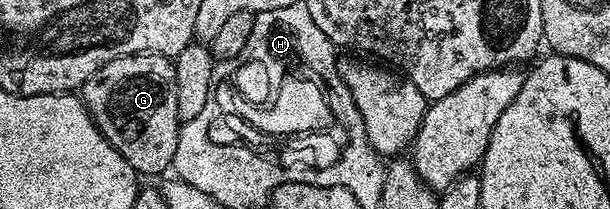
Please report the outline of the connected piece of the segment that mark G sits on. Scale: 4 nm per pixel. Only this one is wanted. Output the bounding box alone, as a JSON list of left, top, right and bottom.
[78,53,182,177]

